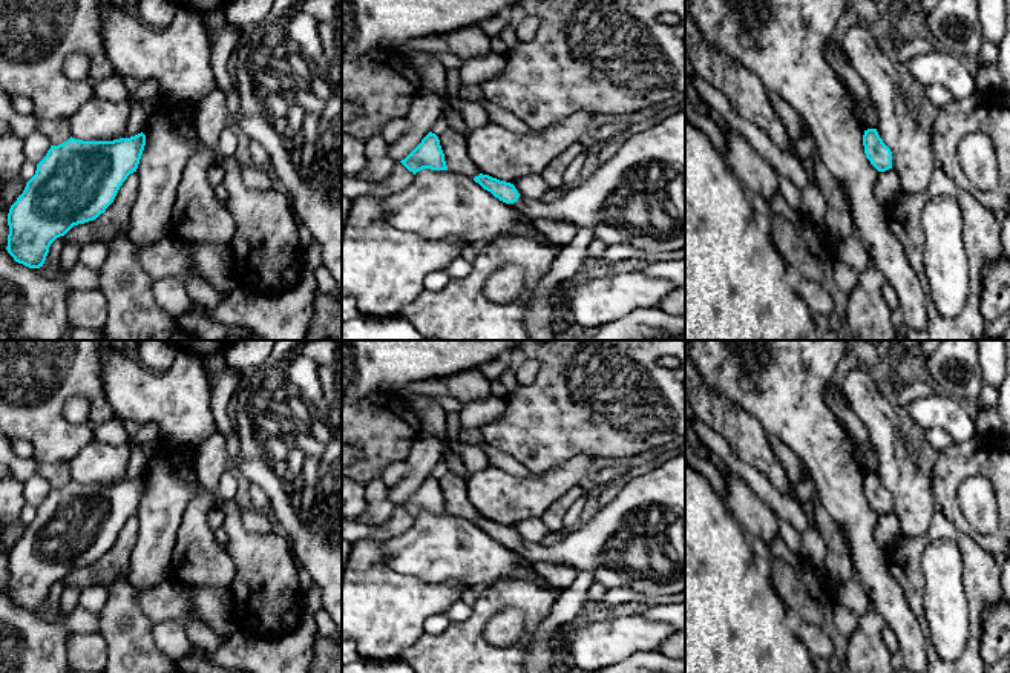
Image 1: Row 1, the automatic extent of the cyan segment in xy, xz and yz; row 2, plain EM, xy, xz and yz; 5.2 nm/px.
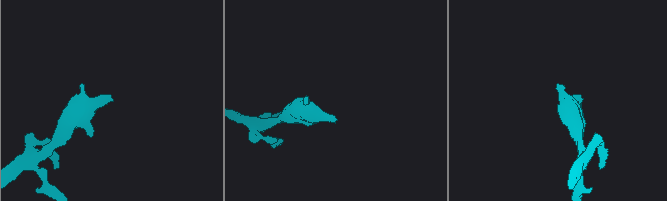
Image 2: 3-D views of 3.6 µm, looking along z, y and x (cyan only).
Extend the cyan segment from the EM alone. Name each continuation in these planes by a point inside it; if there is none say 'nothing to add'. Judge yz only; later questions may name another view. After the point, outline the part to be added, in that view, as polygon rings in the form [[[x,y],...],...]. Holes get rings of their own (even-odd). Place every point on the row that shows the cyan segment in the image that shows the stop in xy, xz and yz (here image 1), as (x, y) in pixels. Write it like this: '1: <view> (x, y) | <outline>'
nothing to add

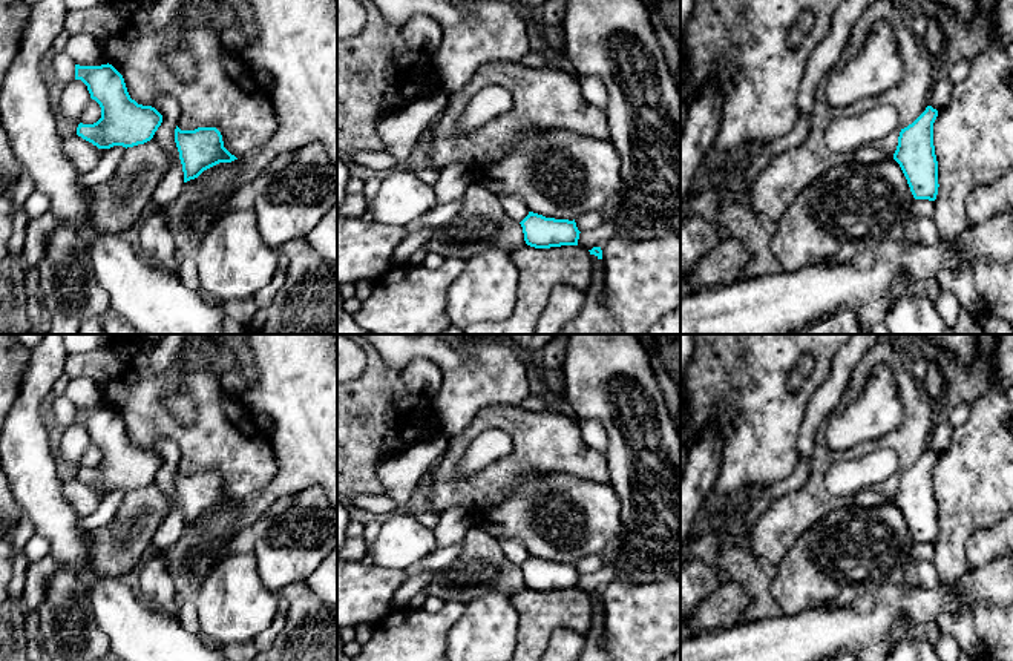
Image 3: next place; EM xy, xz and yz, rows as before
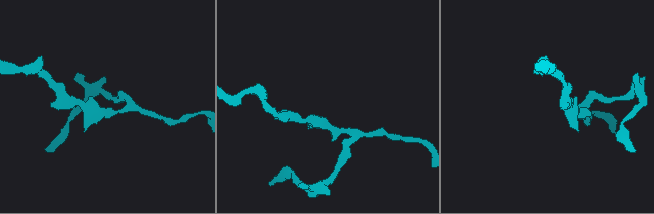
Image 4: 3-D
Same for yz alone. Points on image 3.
nothing to add

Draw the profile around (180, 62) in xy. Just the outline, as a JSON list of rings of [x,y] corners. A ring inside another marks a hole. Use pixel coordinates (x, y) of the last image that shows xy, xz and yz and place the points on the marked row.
[[[182,44],[166,51],[162,54],[162,63],[178,80],[184,83],[190,83],[198,74],[198,66],[193,55]]]

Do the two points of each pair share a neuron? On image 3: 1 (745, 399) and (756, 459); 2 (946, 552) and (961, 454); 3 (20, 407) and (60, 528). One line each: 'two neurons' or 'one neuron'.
1: one neuron
2: one neuron
3: one neuron

